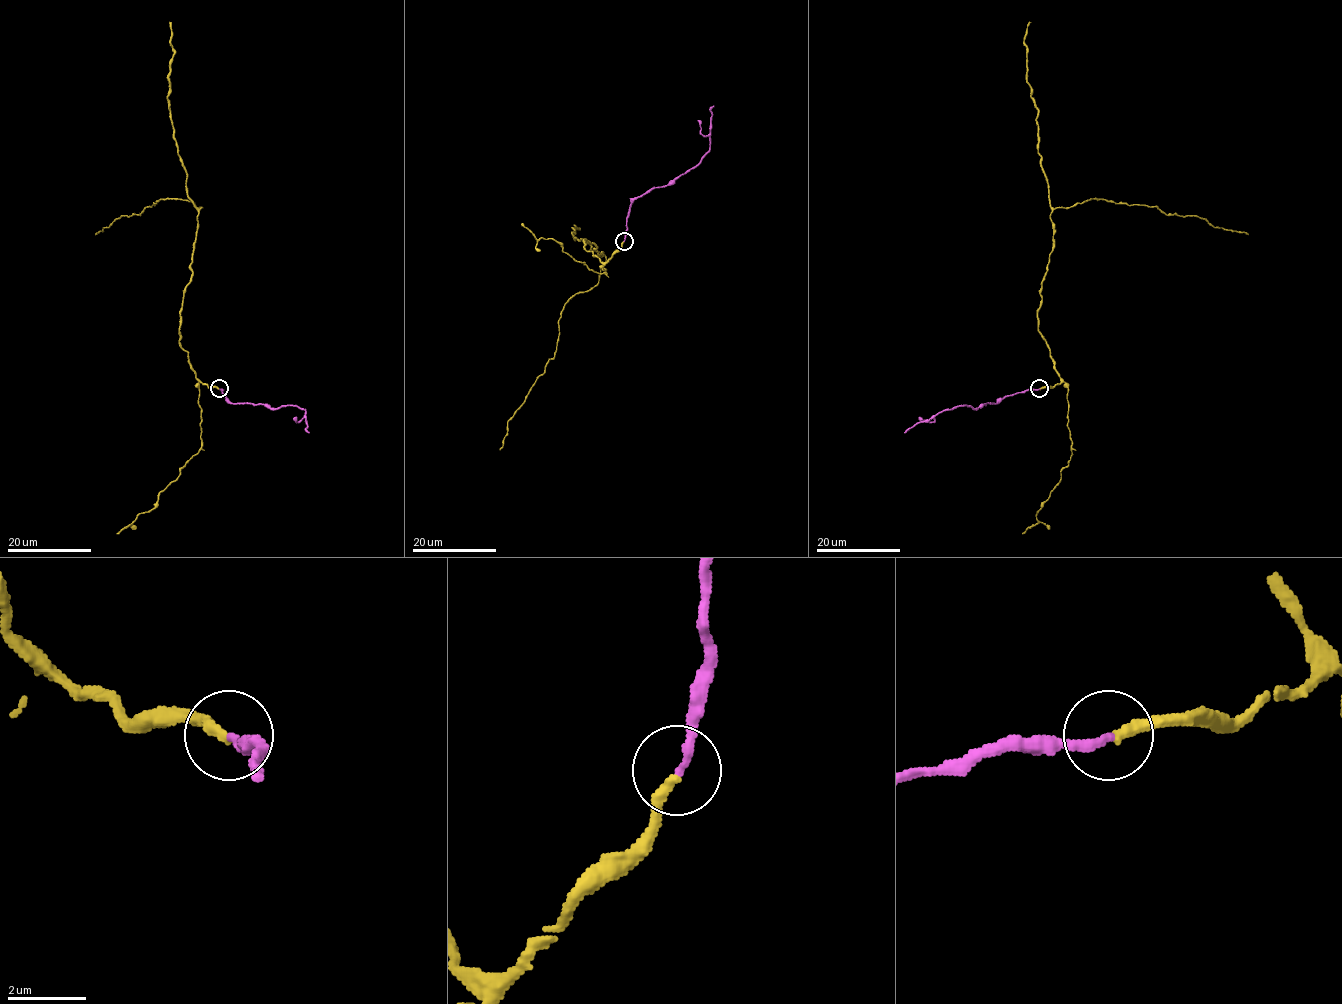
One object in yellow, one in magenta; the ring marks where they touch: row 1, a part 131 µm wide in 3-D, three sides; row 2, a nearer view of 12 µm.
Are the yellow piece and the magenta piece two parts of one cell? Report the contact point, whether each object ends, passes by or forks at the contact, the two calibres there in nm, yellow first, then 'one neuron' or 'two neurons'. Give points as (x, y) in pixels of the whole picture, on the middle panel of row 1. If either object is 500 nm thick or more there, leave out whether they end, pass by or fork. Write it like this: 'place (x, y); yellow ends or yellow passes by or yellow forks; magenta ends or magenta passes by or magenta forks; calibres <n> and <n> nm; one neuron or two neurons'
place (624, 241); yellow ends; magenta ends; calibres 280 and 240 nm; one neuron

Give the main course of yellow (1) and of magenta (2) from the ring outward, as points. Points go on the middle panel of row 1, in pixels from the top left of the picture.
1: (623, 241), (605, 262), (583, 240), (605, 257), (598, 282), (565, 305), (555, 355), (508, 421), (500, 449)
2: (623, 241), (630, 206), (635, 199), (653, 188), (669, 185), (692, 168), (707, 152), (710, 109), (713, 106)

